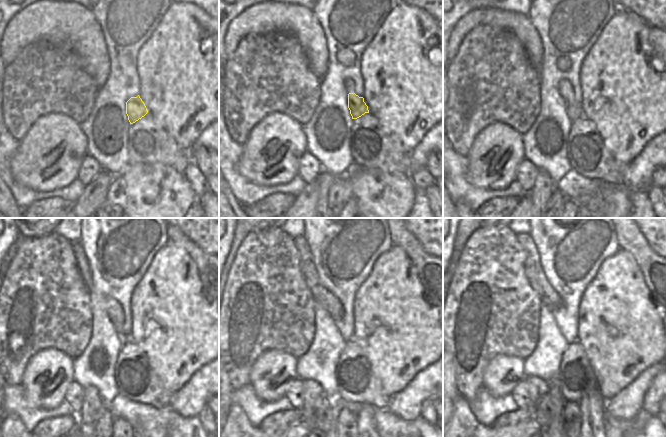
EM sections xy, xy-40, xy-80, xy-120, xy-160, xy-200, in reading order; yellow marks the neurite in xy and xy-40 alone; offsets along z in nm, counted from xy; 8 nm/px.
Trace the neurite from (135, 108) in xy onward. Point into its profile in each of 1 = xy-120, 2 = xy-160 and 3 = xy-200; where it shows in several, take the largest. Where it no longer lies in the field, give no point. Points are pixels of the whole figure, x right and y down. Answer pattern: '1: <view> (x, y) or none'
1: xy-120 (111, 306)
2: xy-160 (321, 295)
3: xy-200 (532, 269)

